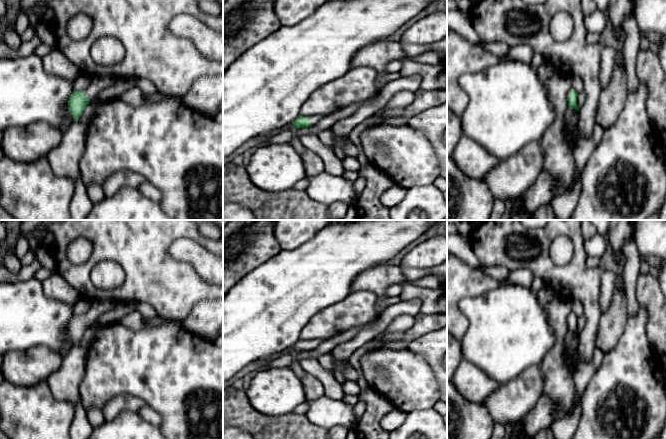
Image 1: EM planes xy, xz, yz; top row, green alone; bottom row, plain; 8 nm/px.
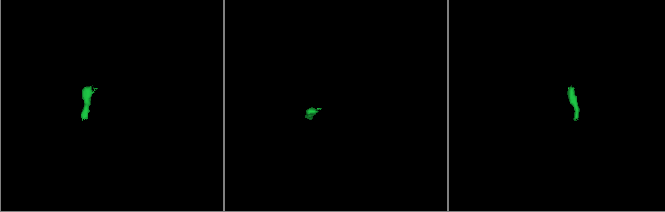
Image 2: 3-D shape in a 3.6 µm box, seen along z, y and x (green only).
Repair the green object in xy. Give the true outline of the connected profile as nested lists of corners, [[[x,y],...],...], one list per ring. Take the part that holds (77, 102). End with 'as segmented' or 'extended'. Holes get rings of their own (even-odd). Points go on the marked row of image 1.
[[[105,75],[90,78],[89,86],[84,91],[73,91],[68,100],[68,109],[75,122],[79,119],[90,100],[95,95],[116,82],[113,76]]]; extended

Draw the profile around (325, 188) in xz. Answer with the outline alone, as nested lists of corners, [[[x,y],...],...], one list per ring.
[[[322,172],[308,177],[306,192],[308,196],[327,206],[335,202],[344,202],[348,206],[354,198],[354,183],[343,176]]]

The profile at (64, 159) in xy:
[[[81,122],[71,123],[60,144],[46,155],[55,176],[68,177],[73,183],[79,179],[79,162],[85,150],[87,131],[87,125]]]

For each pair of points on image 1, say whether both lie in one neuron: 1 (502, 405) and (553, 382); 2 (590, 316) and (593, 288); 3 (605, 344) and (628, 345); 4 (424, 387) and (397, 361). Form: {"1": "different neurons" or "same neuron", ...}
{"1": "different neurons", "2": "same neuron", "3": "different neurons", "4": "same neuron"}

